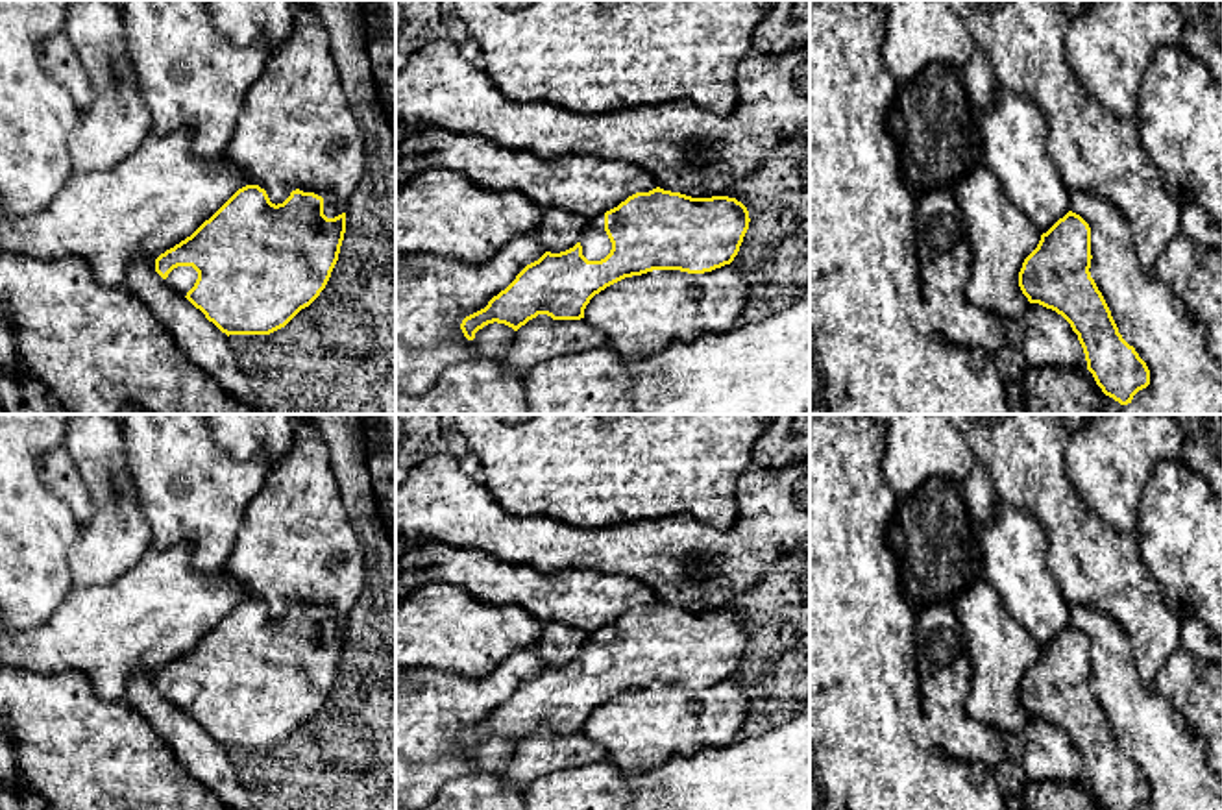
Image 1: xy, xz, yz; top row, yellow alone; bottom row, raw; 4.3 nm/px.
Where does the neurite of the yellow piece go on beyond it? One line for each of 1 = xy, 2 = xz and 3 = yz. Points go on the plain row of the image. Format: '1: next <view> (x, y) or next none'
1: next xy (182, 694)
2: next xz (596, 659)
3: next none

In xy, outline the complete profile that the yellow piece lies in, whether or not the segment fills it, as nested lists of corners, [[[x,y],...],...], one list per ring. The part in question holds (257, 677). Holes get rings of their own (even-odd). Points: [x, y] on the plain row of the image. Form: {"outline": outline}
{"outline": [[[259,599],[238,603],[190,651],[155,673],[155,686],[170,703],[185,710],[209,736],[229,749],[270,749],[285,742],[301,723],[309,721],[325,703],[338,675],[346,647],[346,627],[327,632],[324,612],[314,607],[292,605],[283,618],[272,618]]]}

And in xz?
{"outline": [[[660,601],[636,607],[605,629],[590,632],[579,657],[560,668],[545,666],[527,679],[516,693],[488,719],[460,738],[468,755],[488,738],[505,738],[518,745],[538,729],[553,734],[580,734],[590,714],[606,701],[653,684],[704,688],[730,679],[749,644],[749,625],[736,612],[691,612]]]}

